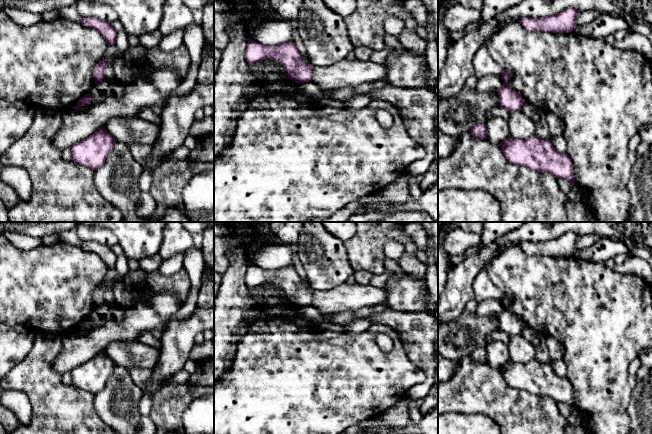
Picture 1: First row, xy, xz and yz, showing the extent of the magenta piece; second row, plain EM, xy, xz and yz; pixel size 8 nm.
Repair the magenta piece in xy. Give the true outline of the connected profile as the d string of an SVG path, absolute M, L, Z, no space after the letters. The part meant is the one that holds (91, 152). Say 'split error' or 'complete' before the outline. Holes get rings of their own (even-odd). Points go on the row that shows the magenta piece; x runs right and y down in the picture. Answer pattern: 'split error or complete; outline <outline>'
complete; outline M103 128L71 146L72 160L93 171L101 167L116 140Z

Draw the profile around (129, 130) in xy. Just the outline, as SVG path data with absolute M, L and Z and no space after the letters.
M121 117L108 120L104 129L118 142L154 145L161 126L140 117Z

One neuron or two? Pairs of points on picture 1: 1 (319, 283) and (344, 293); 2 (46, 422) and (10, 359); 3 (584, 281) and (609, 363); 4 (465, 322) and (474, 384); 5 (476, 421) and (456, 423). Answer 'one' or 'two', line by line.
1: two
2: two
3: one
4: two
5: one

